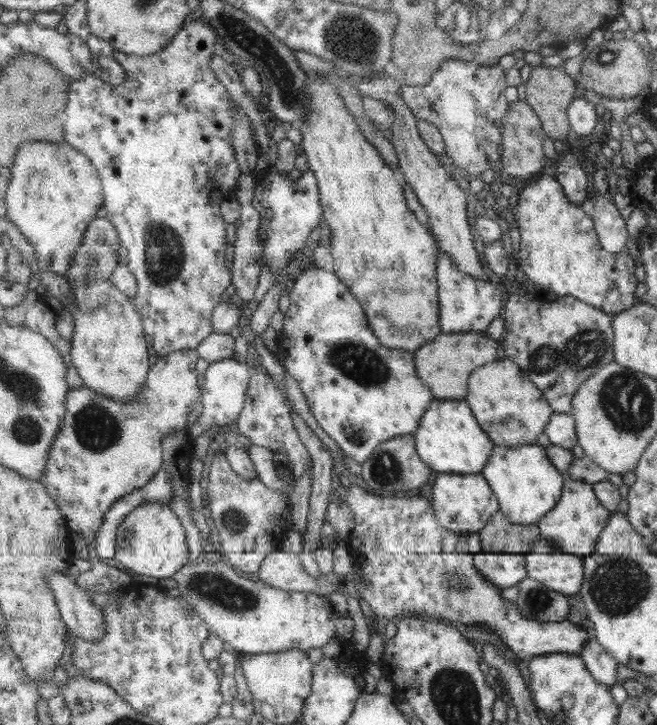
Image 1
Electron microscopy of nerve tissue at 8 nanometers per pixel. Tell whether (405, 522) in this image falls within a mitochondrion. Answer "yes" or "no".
no

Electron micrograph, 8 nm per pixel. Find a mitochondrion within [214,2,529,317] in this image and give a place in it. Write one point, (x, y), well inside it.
(283, 80)

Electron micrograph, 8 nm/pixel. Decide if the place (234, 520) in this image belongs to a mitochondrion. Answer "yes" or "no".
yes

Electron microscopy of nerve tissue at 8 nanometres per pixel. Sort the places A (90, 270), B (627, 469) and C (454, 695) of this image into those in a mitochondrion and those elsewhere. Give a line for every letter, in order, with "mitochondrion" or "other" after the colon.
A: mitochondrion
B: other
C: mitochondrion

